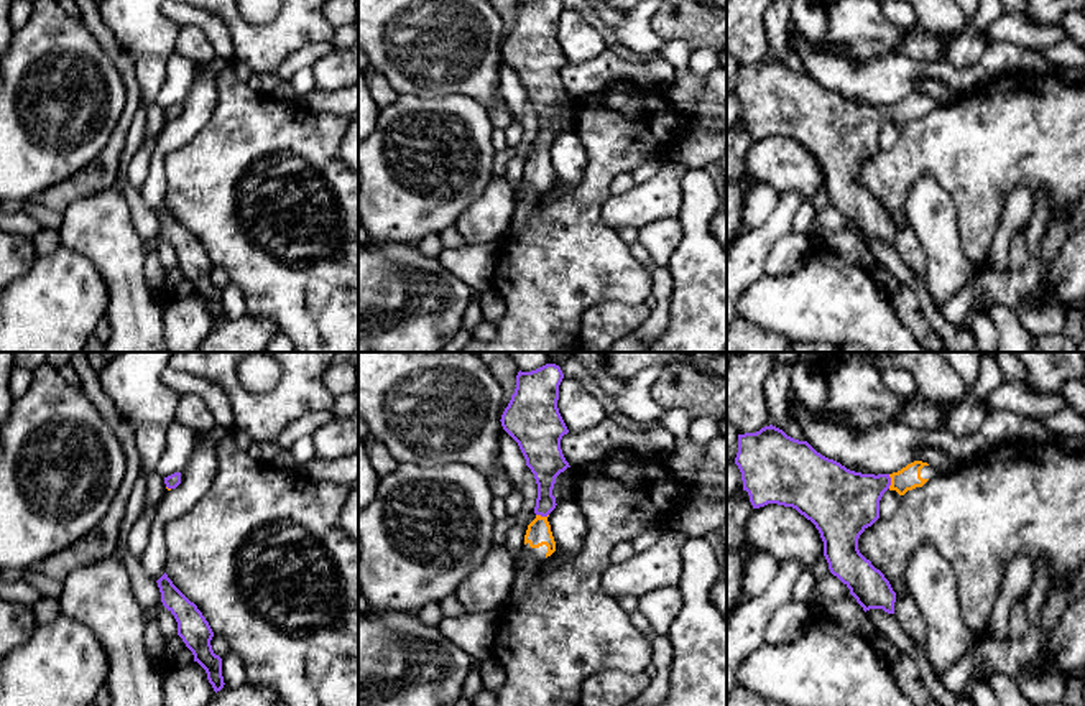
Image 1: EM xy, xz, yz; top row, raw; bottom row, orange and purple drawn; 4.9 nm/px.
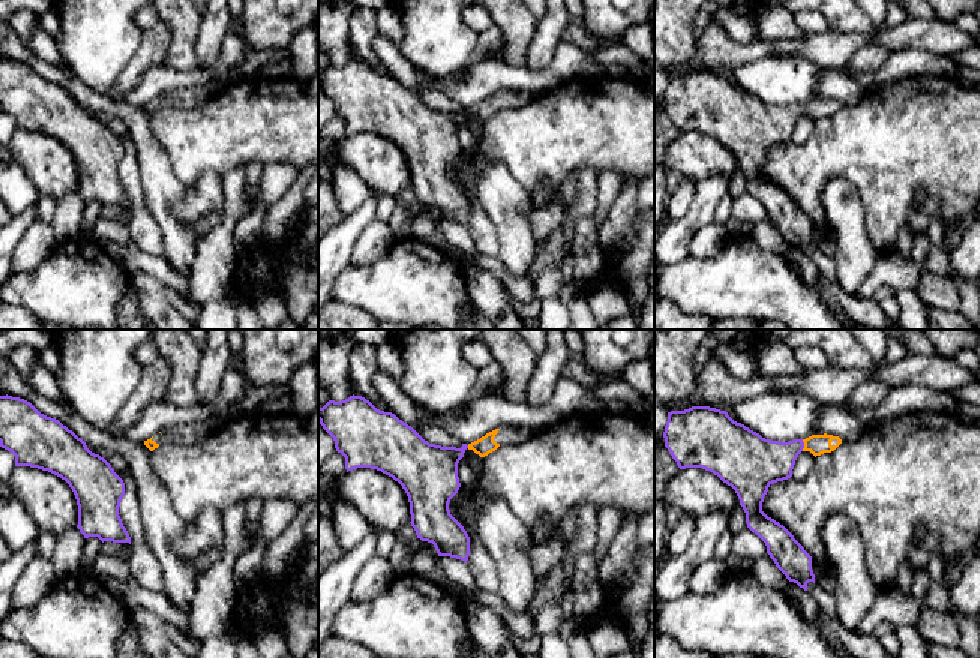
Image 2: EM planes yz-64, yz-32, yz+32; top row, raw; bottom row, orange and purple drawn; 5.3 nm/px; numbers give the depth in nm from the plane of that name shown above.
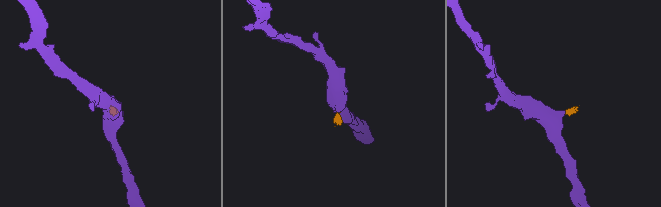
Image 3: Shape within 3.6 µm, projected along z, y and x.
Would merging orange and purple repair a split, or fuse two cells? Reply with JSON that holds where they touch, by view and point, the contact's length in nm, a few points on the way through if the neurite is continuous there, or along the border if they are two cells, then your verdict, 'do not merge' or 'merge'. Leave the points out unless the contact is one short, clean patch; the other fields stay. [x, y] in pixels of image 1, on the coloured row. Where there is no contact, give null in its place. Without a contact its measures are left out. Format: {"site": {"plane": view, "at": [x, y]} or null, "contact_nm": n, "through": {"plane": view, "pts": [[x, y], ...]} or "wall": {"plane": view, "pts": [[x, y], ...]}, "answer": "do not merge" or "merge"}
{"site": {"plane": "yz", "at": [891, 481]}, "contact_nm": 70, "through": {"plane": "yz", "pts": [[908, 478], [891, 481], [883, 481], [845, 502]]}, "answer": "merge"}

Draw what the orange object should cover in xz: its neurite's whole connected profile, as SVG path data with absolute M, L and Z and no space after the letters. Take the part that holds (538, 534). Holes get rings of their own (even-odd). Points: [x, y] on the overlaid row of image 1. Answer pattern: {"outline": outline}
{"outline": "M556 364L531 372L519 370L515 393L500 420L503 430L518 443L538 484L536 518L524 535L529 561L516 568L513 589L496 611L500 617L524 594L536 564L556 551L547 515L557 505L552 495L556 477L570 467L561 449L561 439L569 433L557 408L562 379L564 374Z"}

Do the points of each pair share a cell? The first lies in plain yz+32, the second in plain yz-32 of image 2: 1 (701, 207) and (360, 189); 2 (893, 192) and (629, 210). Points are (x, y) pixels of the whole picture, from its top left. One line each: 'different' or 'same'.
1: different
2: different

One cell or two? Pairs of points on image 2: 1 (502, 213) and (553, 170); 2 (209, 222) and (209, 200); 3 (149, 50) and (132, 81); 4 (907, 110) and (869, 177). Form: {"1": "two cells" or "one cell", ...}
{"1": "two cells", "2": "two cells", "3": "one cell", "4": "one cell"}

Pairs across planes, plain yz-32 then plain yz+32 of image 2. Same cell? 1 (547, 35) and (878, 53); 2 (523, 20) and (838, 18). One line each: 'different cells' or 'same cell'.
1: same cell
2: same cell

